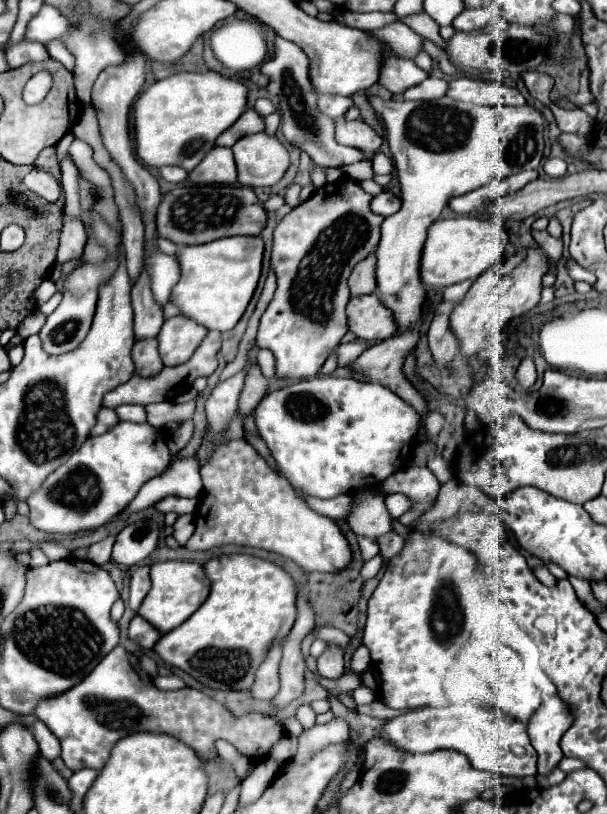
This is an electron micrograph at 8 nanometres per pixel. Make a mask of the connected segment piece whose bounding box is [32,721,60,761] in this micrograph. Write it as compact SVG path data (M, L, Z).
M36 721L32 727L32 735L40 745L40 755L44 755L48 761L54 761L56 757L60 757L60 741L48 731L48 727Z

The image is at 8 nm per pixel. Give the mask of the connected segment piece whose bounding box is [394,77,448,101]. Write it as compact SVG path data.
M428 77L424 83L408 89L404 95L396 95L394 99L398 101L408 101L408 99L440 99L448 91L448 83L438 77Z

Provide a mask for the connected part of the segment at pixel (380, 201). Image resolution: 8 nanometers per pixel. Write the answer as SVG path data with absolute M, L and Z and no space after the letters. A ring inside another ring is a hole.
M384 191L384 193L380 193L380 195L376 195L372 199L372 205L370 207L372 207L374 213L378 213L382 217L390 217L390 215L394 215L400 209L400 205L402 205L400 197L392 195L390 191Z

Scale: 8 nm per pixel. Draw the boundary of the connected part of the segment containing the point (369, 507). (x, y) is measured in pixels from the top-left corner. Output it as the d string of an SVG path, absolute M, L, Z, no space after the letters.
M372 491L354 493L354 511L348 519L350 529L356 535L366 535L372 541L378 541L382 535L392 531L392 517L384 505L384 497Z

